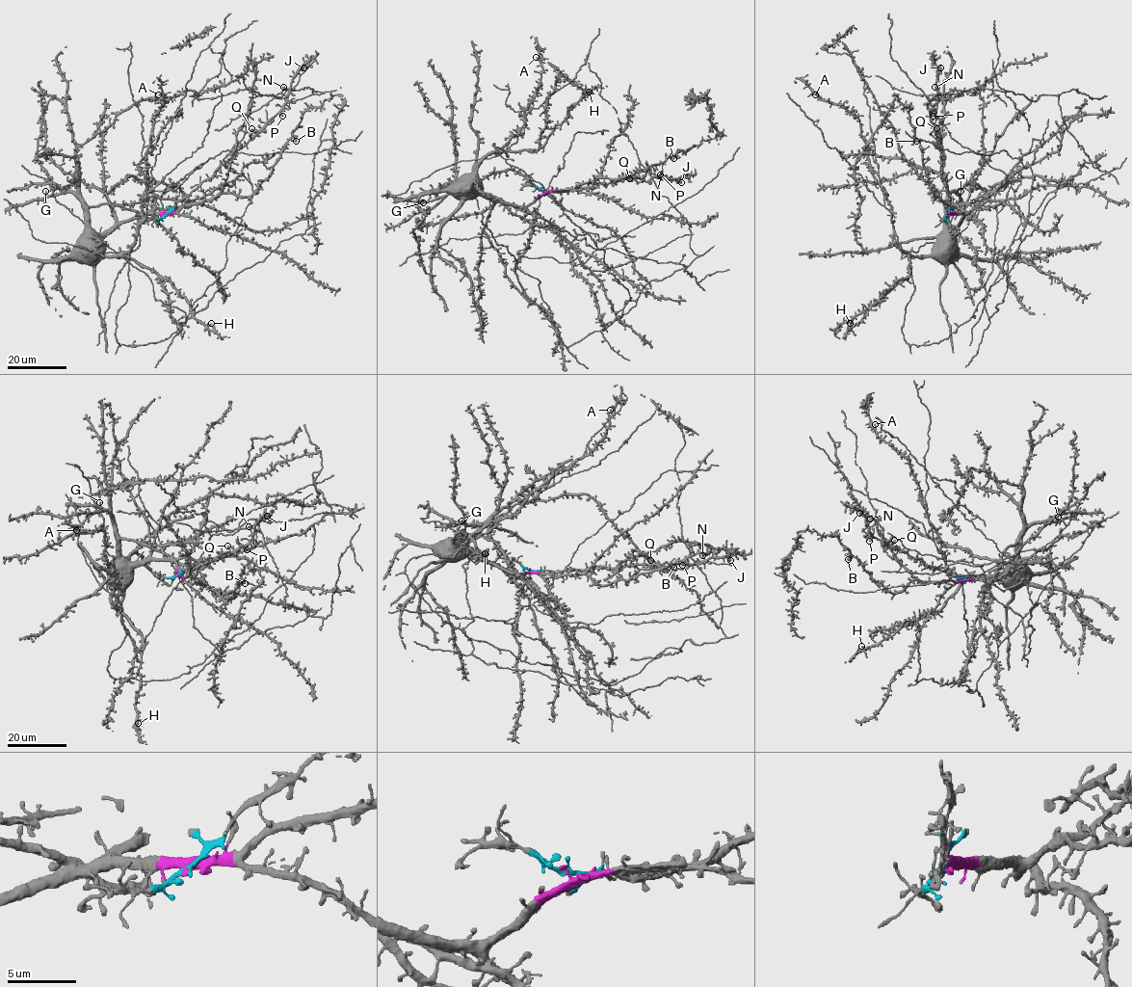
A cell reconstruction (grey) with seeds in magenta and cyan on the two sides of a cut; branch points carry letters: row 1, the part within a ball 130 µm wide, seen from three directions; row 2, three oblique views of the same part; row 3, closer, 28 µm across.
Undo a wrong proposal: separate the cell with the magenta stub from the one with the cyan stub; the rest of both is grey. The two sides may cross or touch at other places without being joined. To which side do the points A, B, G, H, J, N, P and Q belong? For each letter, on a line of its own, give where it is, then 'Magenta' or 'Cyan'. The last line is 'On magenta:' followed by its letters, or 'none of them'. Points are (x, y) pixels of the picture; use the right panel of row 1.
A: Place: (815, 94). Magenta
B: Place: (916, 141). Magenta
G: Place: (960, 191). Magenta
H: Place: (850, 323). Magenta
J: Place: (940, 67). Cyan
N: Place: (934, 87). Cyan
P: Place: (933, 116). Cyan
Q: Place: (936, 128). Cyan
On magenta: A, B, G, H

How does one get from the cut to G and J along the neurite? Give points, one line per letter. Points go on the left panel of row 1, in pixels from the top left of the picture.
G: (166, 215), (138, 213), (111, 204), (85, 205), (71, 192), (47, 195), (45, 191)
J: (166, 215), (280, 109), (291, 79), (303, 67)

